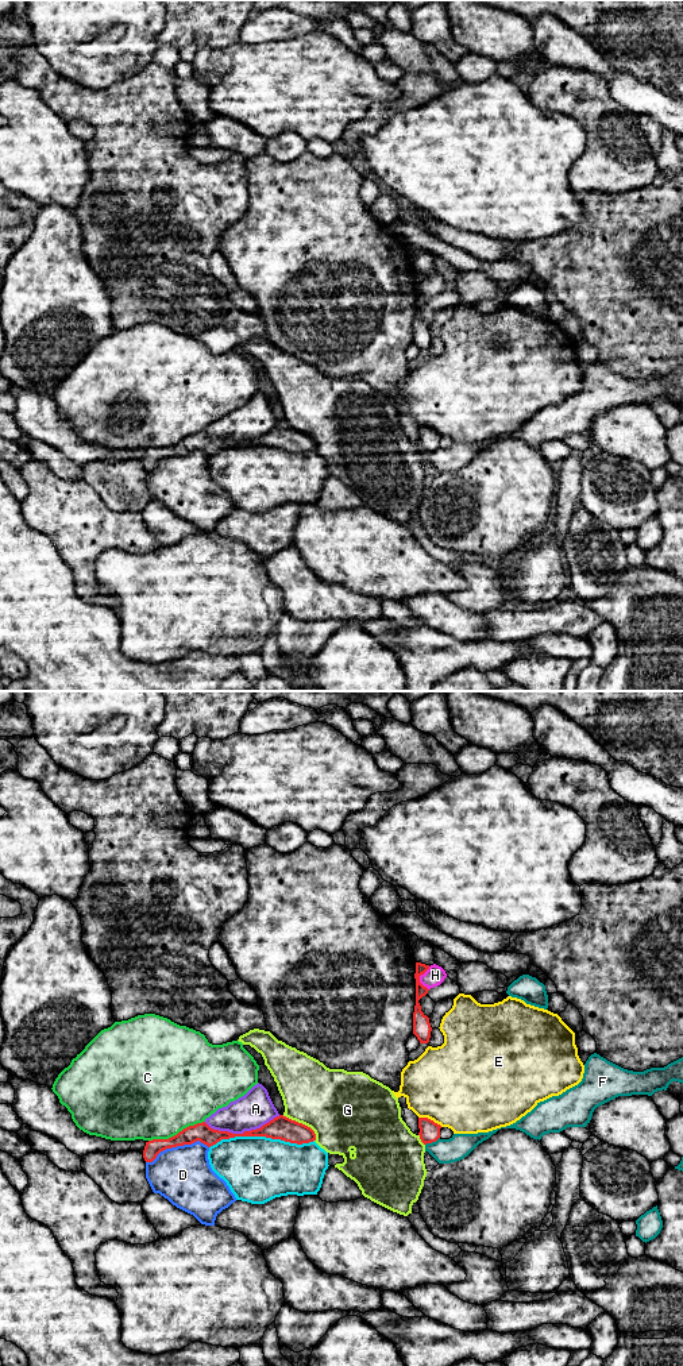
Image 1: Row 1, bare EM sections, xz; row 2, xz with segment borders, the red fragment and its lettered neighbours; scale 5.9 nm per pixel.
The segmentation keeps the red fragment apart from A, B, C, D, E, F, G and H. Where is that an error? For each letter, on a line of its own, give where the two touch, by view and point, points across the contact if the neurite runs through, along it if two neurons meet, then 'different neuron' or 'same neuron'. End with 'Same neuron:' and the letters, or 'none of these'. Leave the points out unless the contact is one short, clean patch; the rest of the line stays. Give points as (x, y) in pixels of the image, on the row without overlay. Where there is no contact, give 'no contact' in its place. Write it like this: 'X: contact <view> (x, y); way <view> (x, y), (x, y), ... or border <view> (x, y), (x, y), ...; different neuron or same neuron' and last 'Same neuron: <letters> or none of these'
A: contact xz (243, 442); different neuron
B: contact xz (261, 444); different neuron
C: contact xz (177, 443); different neuron
D: contact xz (177, 454); different neuron
E: contact xz (429, 428); different neuron
F: contact xz (432, 450); different neuron
G: contact xz (301, 432); different neuron
H: contact xz (419, 288); border xz (429, 276), (420, 285), (420, 290), (428, 298); different neuron
Same neuron: none of these

